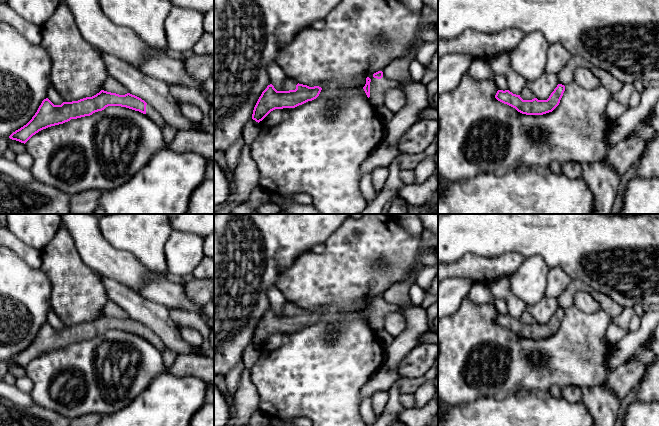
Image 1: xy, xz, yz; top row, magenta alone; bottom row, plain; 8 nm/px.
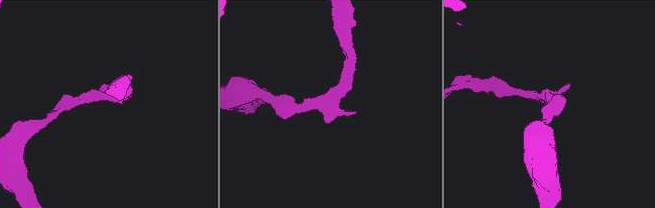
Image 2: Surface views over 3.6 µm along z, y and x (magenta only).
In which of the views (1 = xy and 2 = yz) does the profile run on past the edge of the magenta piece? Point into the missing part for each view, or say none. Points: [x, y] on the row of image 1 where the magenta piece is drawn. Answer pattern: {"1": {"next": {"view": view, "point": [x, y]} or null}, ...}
{"1": {"next": {"view": "xy", "point": [151, 113]}}, "2": {"next": null}}

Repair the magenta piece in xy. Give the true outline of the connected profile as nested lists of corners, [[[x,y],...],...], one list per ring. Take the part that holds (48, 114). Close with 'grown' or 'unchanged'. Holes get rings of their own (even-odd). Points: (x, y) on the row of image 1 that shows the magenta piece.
[[[101,90],[92,97],[63,102],[61,105],[54,105],[48,98],[44,99],[32,119],[13,132],[9,138],[25,144],[33,135],[43,129],[63,124],[71,119],[90,116],[108,106],[121,106],[139,111],[159,127],[168,127],[160,113],[141,98],[130,93],[119,95]]] | grown

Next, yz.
[[[558,84],[547,100],[523,100],[520,95],[513,94],[509,90],[498,90],[495,98],[515,108],[518,112],[526,115],[543,115],[552,112],[560,103],[565,91],[565,86]]] | unchanged

